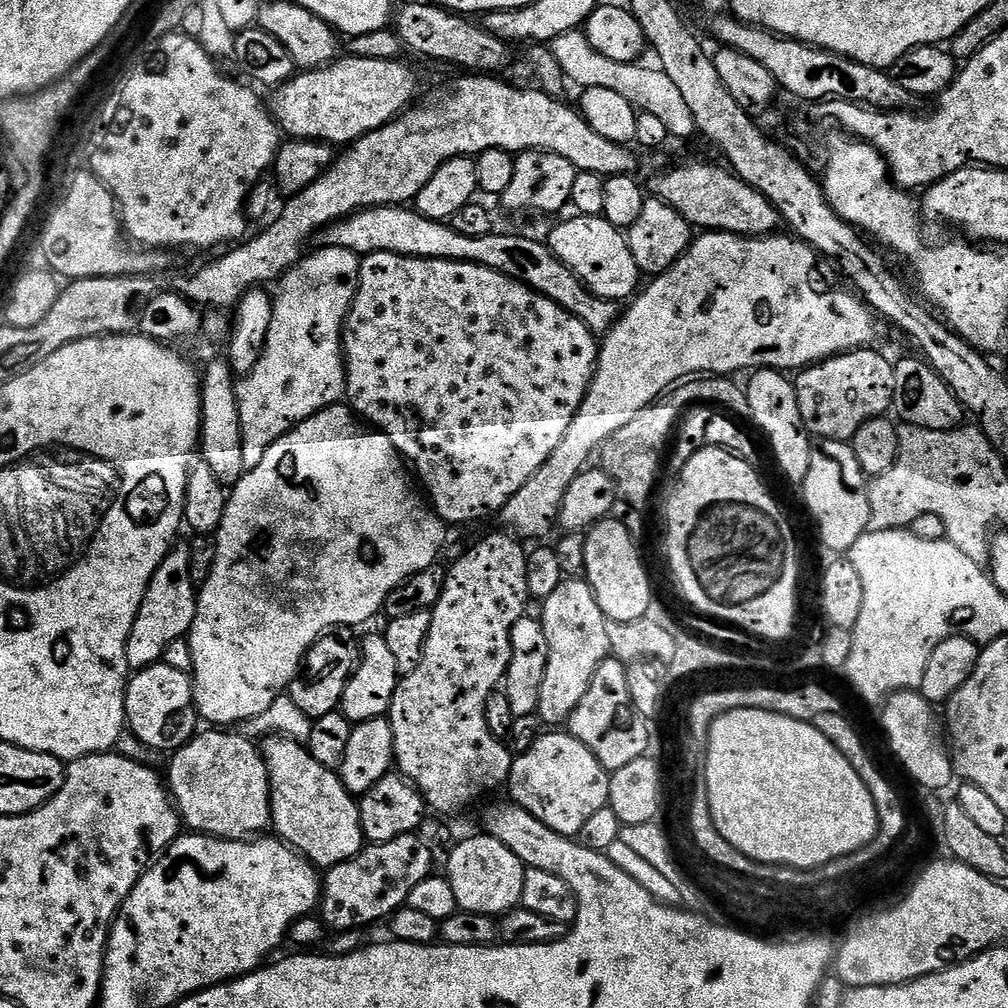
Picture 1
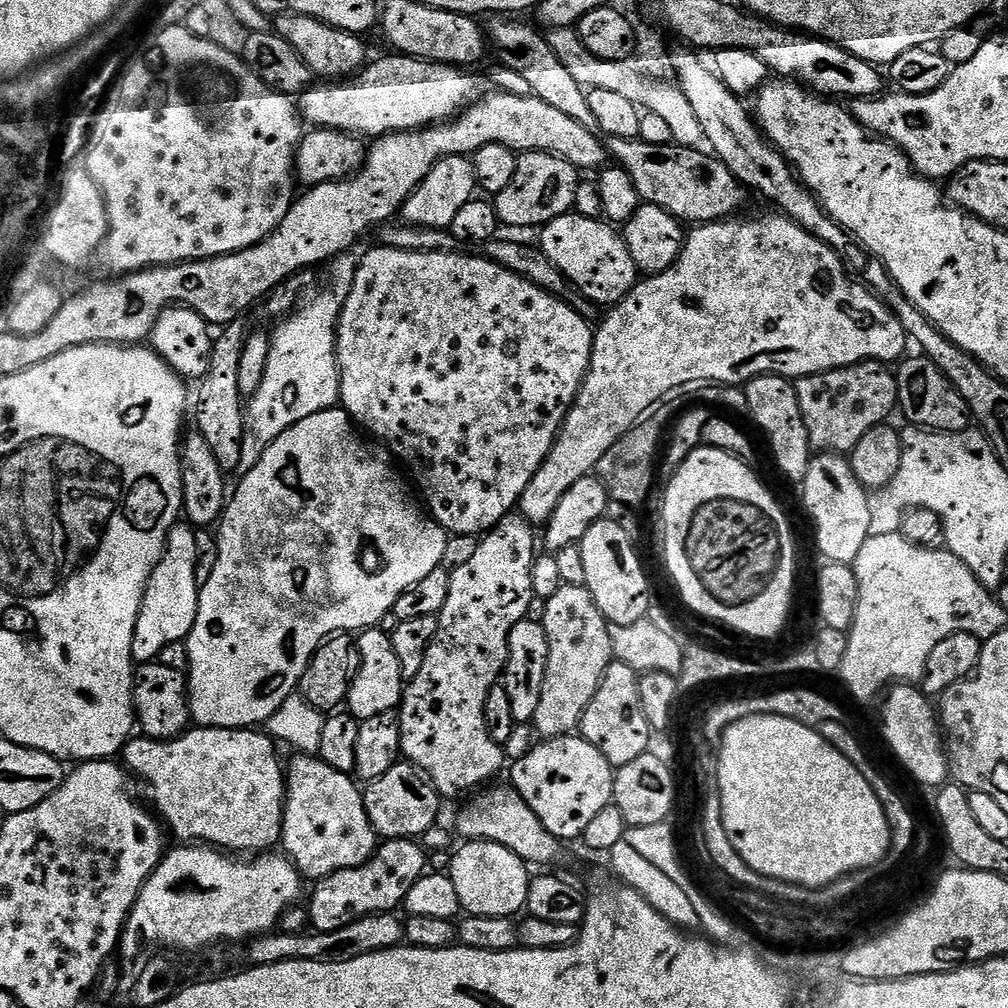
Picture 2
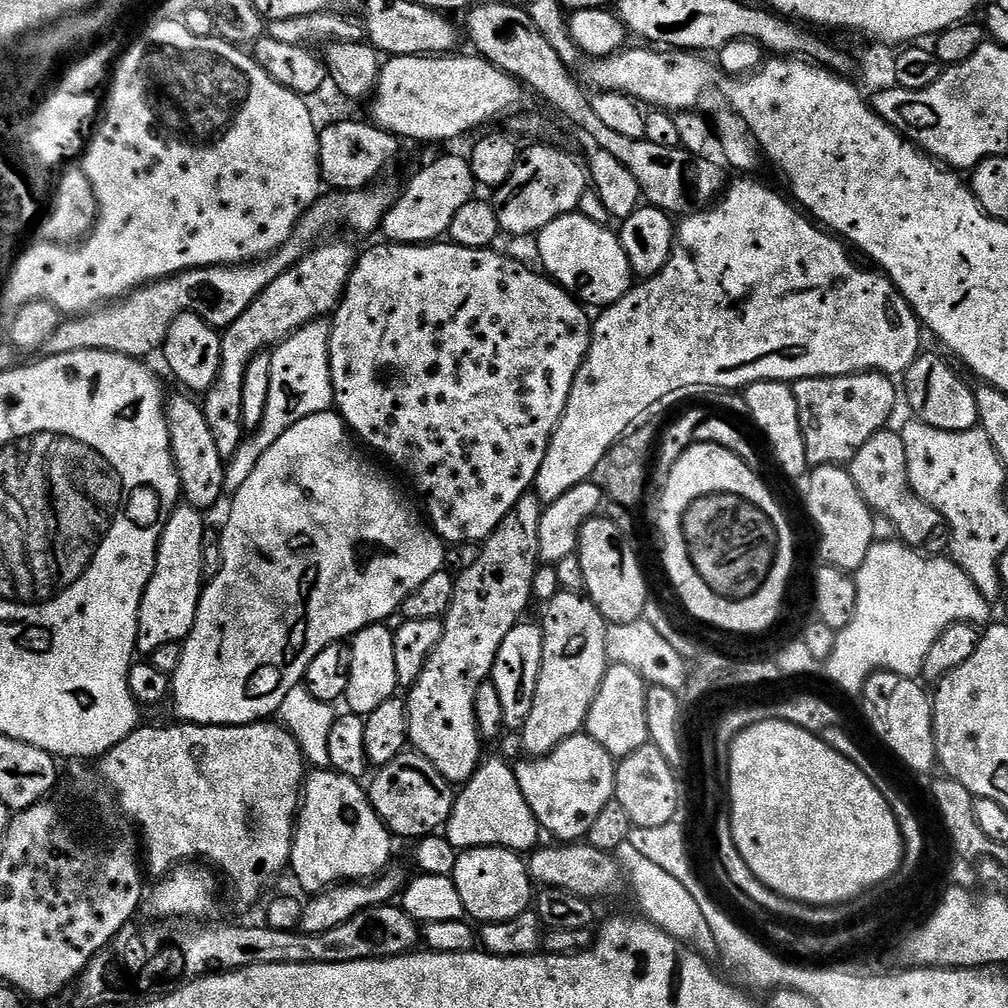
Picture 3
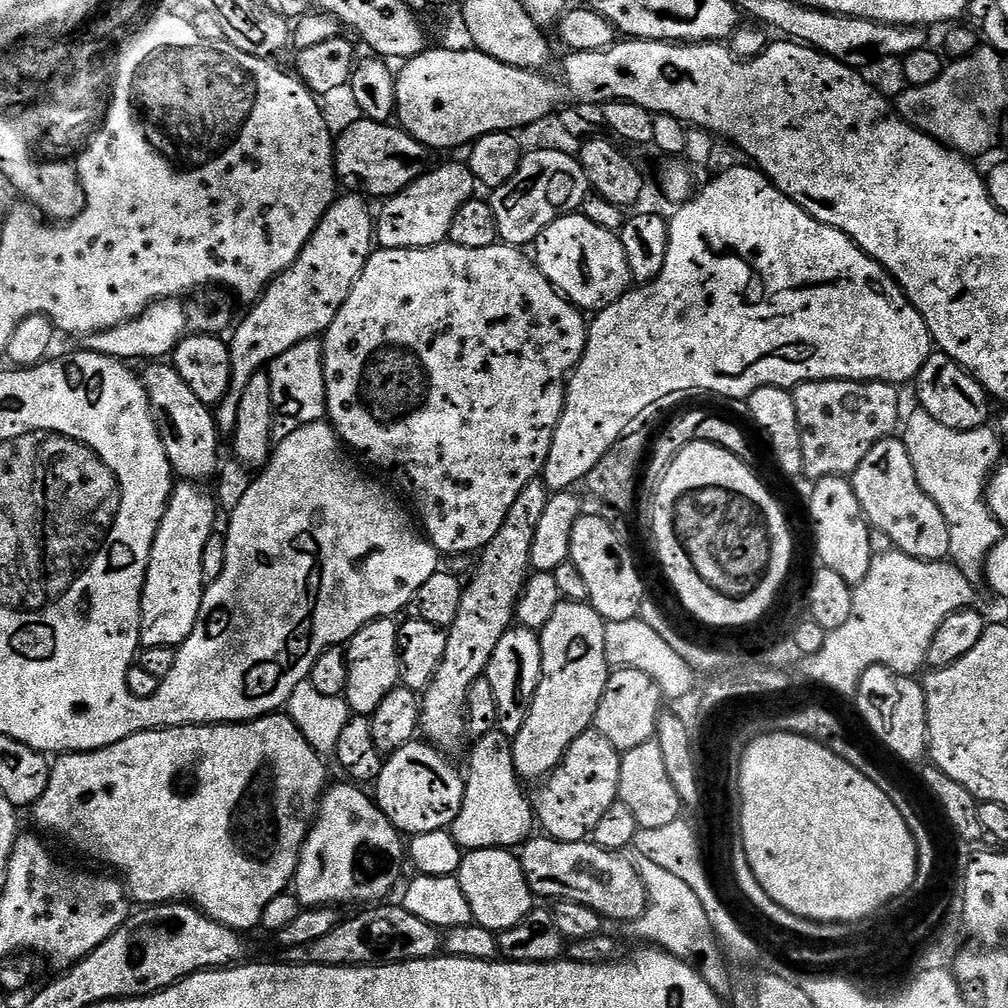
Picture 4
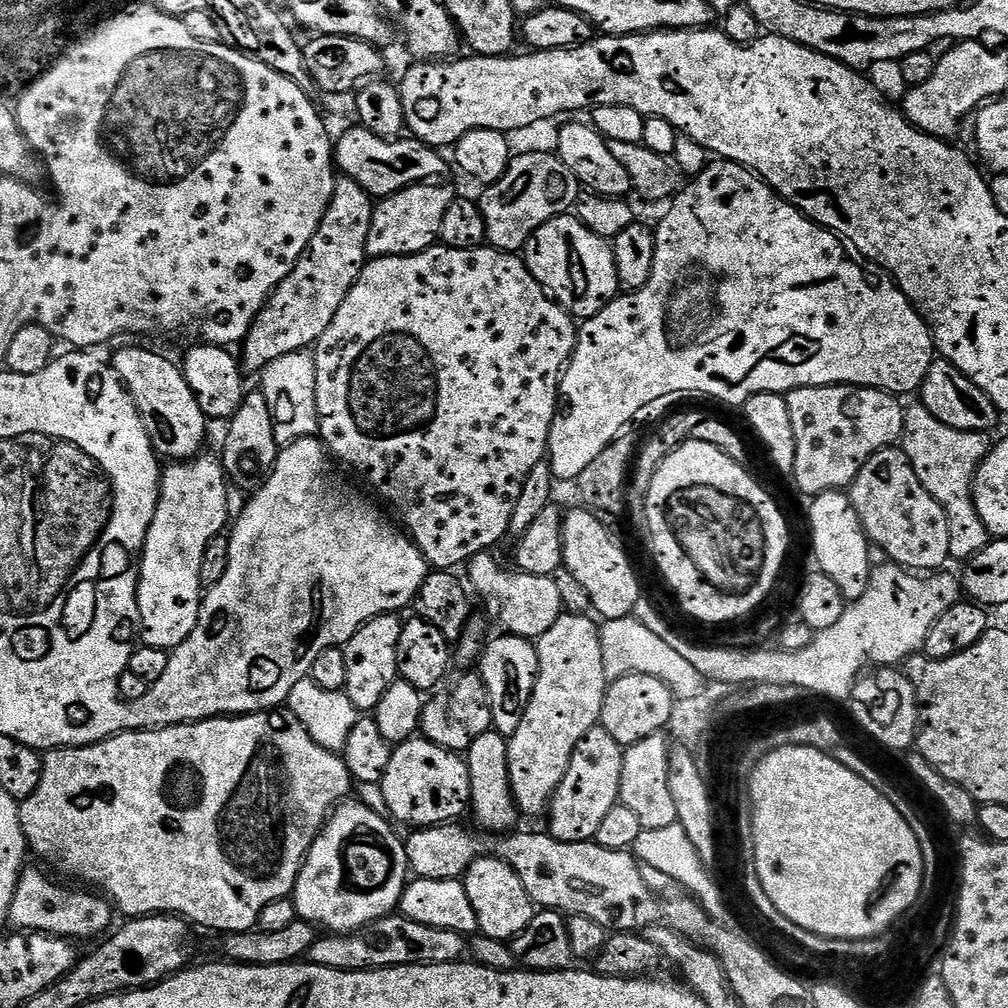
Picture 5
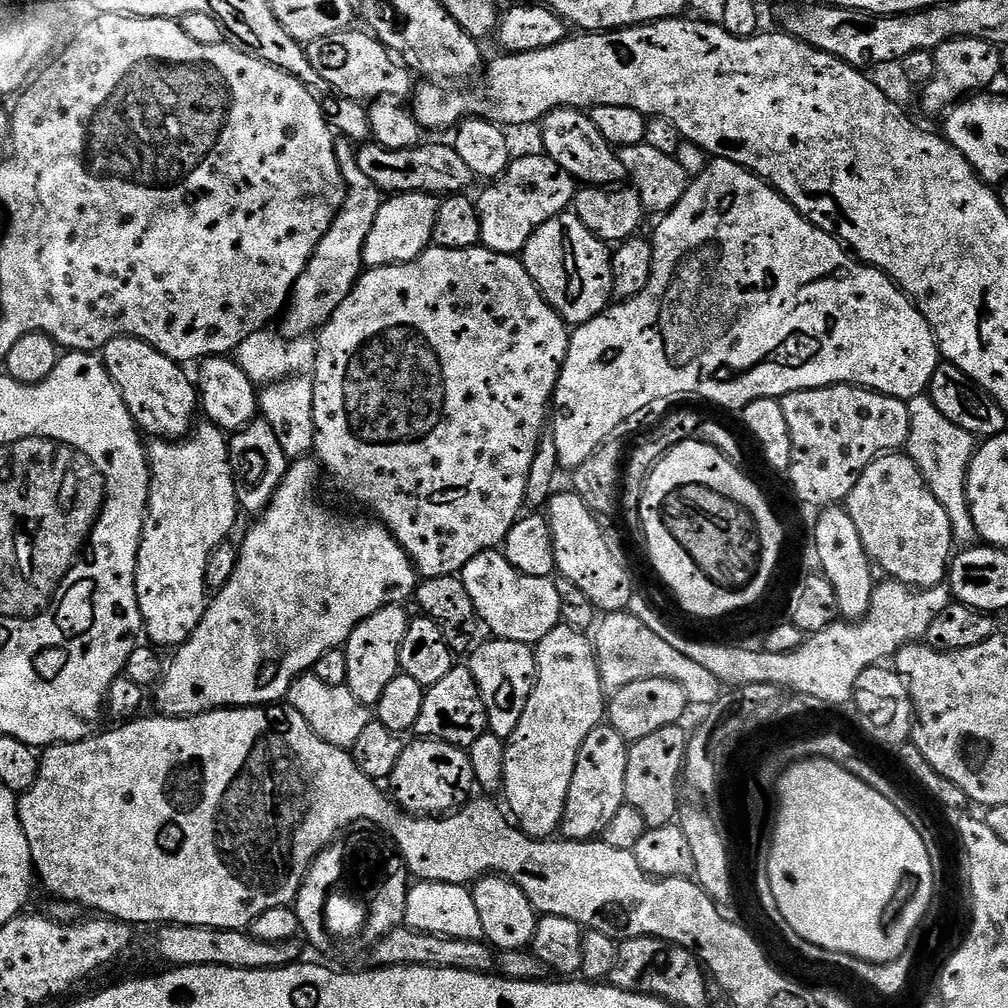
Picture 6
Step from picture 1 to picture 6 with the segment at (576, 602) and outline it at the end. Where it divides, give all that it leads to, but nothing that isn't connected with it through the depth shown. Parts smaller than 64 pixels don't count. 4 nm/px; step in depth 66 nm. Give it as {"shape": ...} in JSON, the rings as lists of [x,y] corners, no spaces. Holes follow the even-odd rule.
{"shape":[[[559,626],[550,630],[550,634],[535,645],[534,651],[536,685],[526,702],[526,710],[522,710],[518,730],[514,730],[514,734],[506,742],[502,796],[508,799],[507,811],[514,817],[520,831],[533,838],[552,838],[560,832],[560,823],[566,810],[566,794],[570,790],[570,778],[574,778],[574,766],[578,762],[578,750],[582,750],[586,734],[590,734],[590,730],[597,728],[605,719],[606,689],[600,681],[596,645],[576,628]]]}

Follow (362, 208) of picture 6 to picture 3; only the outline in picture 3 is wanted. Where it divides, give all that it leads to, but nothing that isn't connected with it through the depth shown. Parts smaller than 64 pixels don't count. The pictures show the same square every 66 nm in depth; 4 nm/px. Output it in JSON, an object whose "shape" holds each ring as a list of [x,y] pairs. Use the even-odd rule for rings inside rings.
{"shape":[[[327,240],[317,243],[294,267],[274,278],[274,282],[270,282],[270,286],[234,318],[231,326],[223,329],[218,378],[202,396],[204,417],[222,457],[235,456],[246,440],[242,418],[242,382],[246,378],[246,366],[250,366],[257,354],[275,348],[302,326],[331,317],[344,299],[344,290],[358,259],[358,248],[348,240]]]}

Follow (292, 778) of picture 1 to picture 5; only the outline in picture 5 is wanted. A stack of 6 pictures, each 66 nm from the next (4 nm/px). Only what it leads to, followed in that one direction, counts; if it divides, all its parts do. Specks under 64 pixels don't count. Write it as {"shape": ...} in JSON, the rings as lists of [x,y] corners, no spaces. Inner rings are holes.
{"shape":[[[356,798],[341,802],[332,809],[328,823],[320,829],[320,835],[308,851],[303,868],[299,872],[298,882],[295,883],[295,890],[290,897],[299,919],[318,928],[324,926],[324,929],[331,933],[347,935],[363,931],[371,927],[374,921],[391,916],[399,909],[401,896],[410,878],[407,843],[402,836],[396,836],[397,829],[381,816],[374,809],[359,804]]]}

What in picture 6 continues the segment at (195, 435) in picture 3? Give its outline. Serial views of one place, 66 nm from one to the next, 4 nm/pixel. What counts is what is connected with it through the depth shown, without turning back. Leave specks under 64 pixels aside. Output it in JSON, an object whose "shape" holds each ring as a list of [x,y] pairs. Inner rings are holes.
{"shape":[[[120,336],[112,339],[100,354],[104,361],[104,368],[111,376],[111,380],[119,386],[123,400],[132,415],[132,421],[145,437],[155,438],[160,442],[179,442],[193,431],[192,415],[199,411],[199,391],[195,381],[190,380],[187,372],[175,360],[166,358],[156,348],[150,346],[145,340],[135,339],[133,336]]]}

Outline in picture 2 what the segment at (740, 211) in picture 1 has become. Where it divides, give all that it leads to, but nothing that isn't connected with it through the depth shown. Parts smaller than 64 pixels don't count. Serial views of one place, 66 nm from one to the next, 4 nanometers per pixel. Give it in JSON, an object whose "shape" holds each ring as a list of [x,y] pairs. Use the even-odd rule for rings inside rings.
{"shape":[[[617,136],[607,137],[606,147],[609,157],[619,167],[624,168],[626,174],[630,174],[643,203],[653,204],[666,210],[685,225],[715,224],[717,220],[730,220],[737,214],[743,213],[740,211],[744,208],[744,195],[746,195],[744,185],[734,178],[734,174],[722,161],[699,147],[677,147],[674,143],[666,146],[650,146],[650,142],[639,138],[627,140]]]}

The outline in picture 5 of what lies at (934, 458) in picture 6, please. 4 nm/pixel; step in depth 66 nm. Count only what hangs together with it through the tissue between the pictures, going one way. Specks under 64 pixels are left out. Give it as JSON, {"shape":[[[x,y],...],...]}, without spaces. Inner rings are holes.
{"shape":[[[919,402],[909,403],[904,409],[902,451],[914,466],[918,482],[926,486],[928,493],[940,503],[948,516],[952,535],[950,557],[953,561],[971,560],[990,542],[990,534],[982,518],[978,518],[978,510],[972,501],[972,479],[980,469],[981,462],[988,457],[989,447],[990,436],[987,432],[954,430],[938,422],[938,418],[934,418],[934,414],[930,414],[930,410],[926,410],[926,406]]]}

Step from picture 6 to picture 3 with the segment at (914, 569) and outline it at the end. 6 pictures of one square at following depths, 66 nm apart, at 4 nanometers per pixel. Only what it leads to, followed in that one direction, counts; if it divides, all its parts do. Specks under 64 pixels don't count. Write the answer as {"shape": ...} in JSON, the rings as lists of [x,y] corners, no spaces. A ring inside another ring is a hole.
{"shape":[[[885,430],[874,434],[854,454],[852,463],[847,465],[848,473],[854,478],[860,496],[877,517],[892,525],[895,535],[909,548],[923,549],[923,544],[932,540],[932,535],[942,528],[942,517],[922,497],[917,496],[908,485],[908,463],[904,437],[899,431]]]}

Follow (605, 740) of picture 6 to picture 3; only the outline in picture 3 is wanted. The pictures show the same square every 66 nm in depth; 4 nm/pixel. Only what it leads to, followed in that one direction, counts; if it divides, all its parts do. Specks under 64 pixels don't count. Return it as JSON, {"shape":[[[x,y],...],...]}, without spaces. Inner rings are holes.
{"shape":[[[577,734],[567,736],[554,751],[544,756],[524,758],[521,764],[515,765],[515,770],[522,798],[526,798],[537,825],[543,831],[545,828],[550,835],[557,836],[560,839],[557,841],[580,842],[587,837],[590,826],[594,826],[594,818],[598,818],[598,813],[615,797],[617,763],[617,757],[602,750],[602,746],[594,742],[594,738],[590,738],[587,734]]]}

